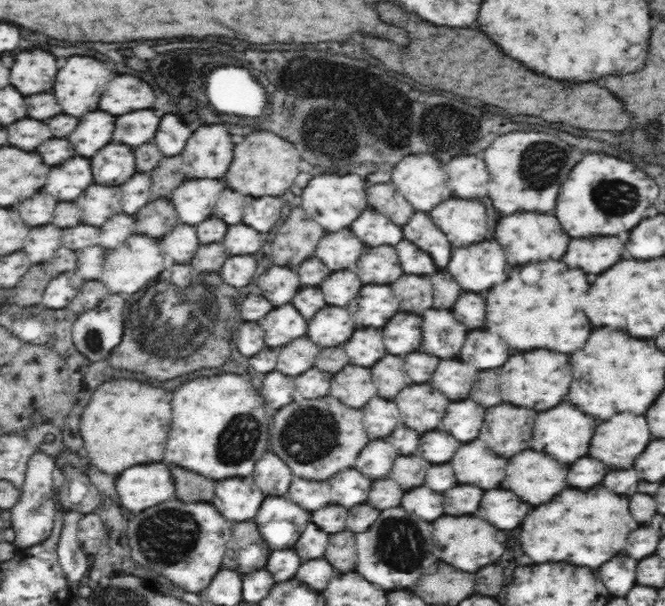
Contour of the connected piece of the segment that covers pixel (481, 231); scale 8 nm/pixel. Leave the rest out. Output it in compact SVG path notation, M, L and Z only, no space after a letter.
M444 200L430 212L436 224L444 230L448 240L460 248L486 238L488 234L488 208L478 200Z

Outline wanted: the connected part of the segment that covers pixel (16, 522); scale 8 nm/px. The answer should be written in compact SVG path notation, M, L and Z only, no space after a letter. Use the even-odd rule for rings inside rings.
M36 453L28 461L28 472L24 482L21 496L16 502L14 508L11 508L11 528L16 532L16 540L13 544L19 549L30 548L42 541L46 541L52 534L55 519L54 498L56 489L53 486L54 472L56 470L55 462L50 455Z

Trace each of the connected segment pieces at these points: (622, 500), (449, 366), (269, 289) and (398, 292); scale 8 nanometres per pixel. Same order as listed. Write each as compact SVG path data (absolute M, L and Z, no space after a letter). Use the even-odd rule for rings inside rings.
M602 486L590 490L564 490L552 502L534 508L522 524L522 548L536 562L568 562L574 566L598 568L614 558L626 544L626 538L638 522L632 520L628 498Z
M440 360L430 384L444 392L450 400L464 400L470 394L470 380L474 382L474 378L474 366L458 360Z
M272 266L266 274L262 274L258 278L258 286L260 286L264 298L268 298L274 306L282 306L294 298L294 294L300 288L300 282L298 282L298 274L294 270L282 268L282 266Z
M402 276L392 284L392 290L404 310L420 314L432 308L432 284L428 276Z

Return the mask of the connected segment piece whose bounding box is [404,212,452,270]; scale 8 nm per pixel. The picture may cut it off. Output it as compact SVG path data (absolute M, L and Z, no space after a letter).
M416 212L410 222L404 226L404 238L414 242L418 248L426 250L432 258L434 264L442 270L448 266L452 248L450 242L446 240L446 236L432 224L432 220L428 218L428 214L424 212Z

